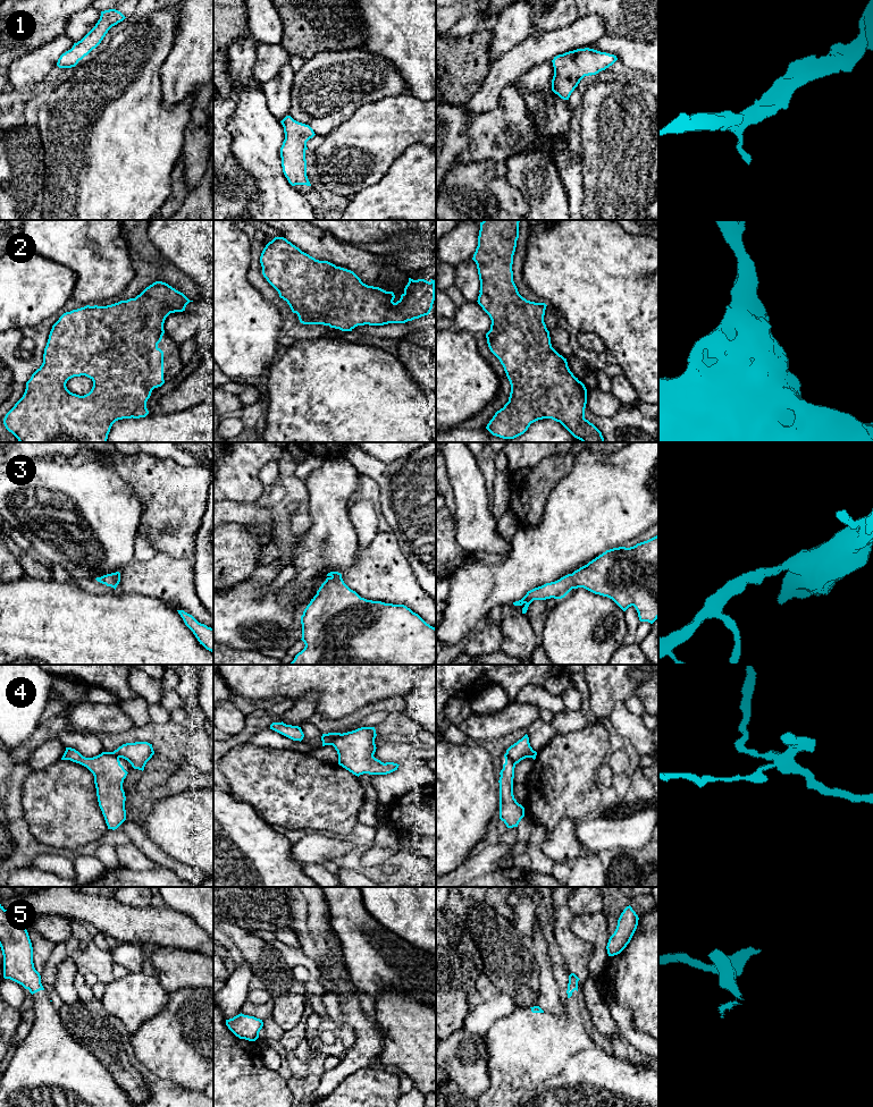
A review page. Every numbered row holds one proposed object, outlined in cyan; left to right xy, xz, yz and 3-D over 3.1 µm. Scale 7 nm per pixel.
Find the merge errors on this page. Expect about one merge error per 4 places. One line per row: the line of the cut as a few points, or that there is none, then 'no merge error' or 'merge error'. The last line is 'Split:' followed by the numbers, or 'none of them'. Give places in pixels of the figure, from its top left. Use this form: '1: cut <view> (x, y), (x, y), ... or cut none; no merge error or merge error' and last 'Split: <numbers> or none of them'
1: cut none; no merge error
2: cut none; no merge error
3: cut none; no merge error
4: cut xz (341, 734), (330, 744); merge error
5: cut none; no merge error
Split: 4

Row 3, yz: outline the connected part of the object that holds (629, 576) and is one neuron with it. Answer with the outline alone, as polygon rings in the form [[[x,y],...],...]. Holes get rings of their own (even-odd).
[[[658,535],[630,548],[619,547],[606,550],[572,574],[528,591],[513,605],[523,605],[522,614],[526,614],[534,600],[562,599],[572,589],[578,588],[612,599],[623,611],[633,606],[640,622],[653,624],[658,618]]]

